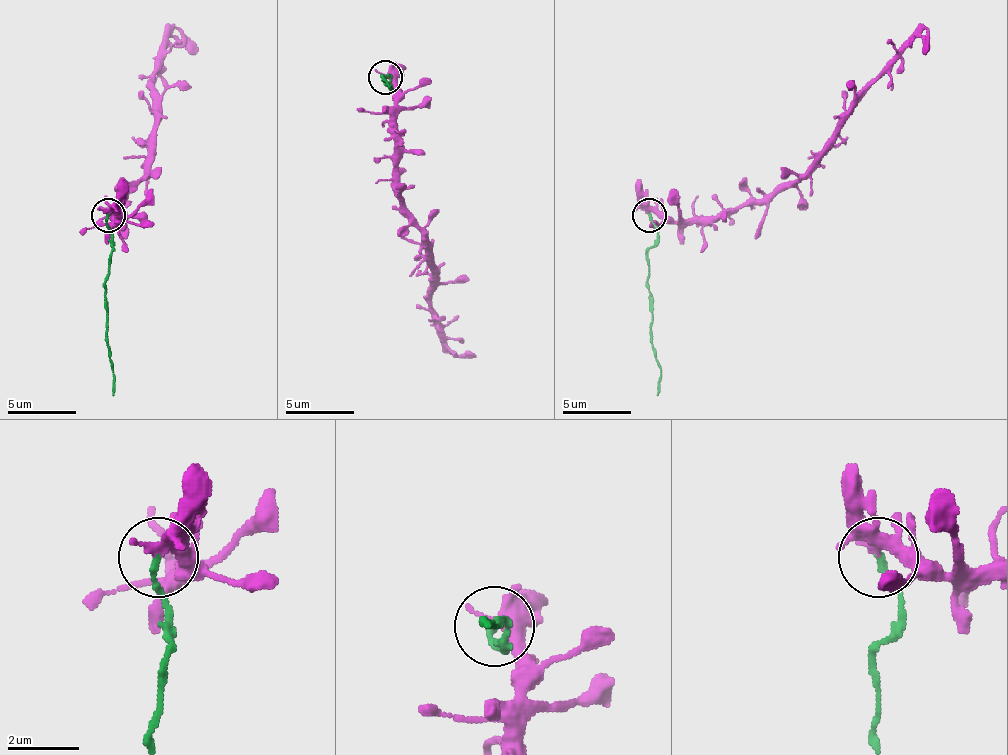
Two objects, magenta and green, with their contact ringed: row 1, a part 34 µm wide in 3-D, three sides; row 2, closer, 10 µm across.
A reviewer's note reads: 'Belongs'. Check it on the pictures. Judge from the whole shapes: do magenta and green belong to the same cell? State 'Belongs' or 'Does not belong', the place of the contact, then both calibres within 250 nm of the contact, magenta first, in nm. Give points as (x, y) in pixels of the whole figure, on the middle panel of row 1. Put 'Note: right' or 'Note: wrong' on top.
Note: wrong
Does not belong. Place: (385, 77). Thickness 320 nm (magenta) against 170 nm

